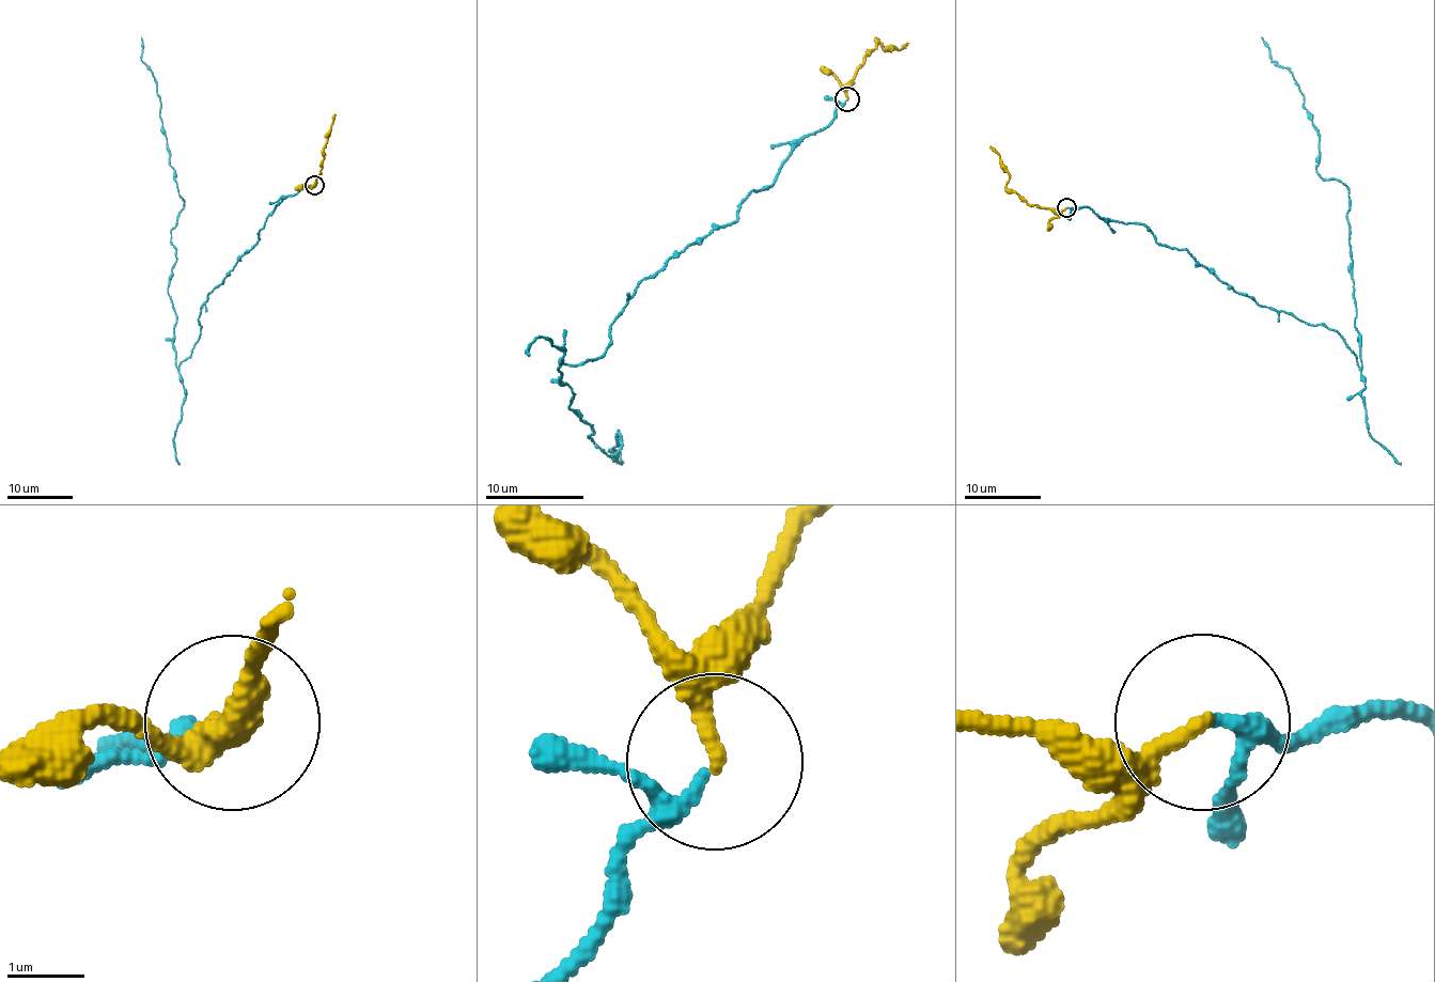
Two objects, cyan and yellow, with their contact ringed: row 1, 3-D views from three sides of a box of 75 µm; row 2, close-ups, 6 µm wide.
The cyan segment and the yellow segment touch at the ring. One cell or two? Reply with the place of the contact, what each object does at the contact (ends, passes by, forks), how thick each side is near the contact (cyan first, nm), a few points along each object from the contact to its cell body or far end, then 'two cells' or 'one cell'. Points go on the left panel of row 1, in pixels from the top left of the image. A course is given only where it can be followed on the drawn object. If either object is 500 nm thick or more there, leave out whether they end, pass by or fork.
place (314, 185); cyan passes by; yellow ends; calibres 190 and 200 nm; course cyan (313, 186), (283, 199), (255, 245), (209, 293), (200, 334), (176, 367), (171, 229), (184, 203), (141, 37); course yellow (314, 185), (334, 113); one cell

